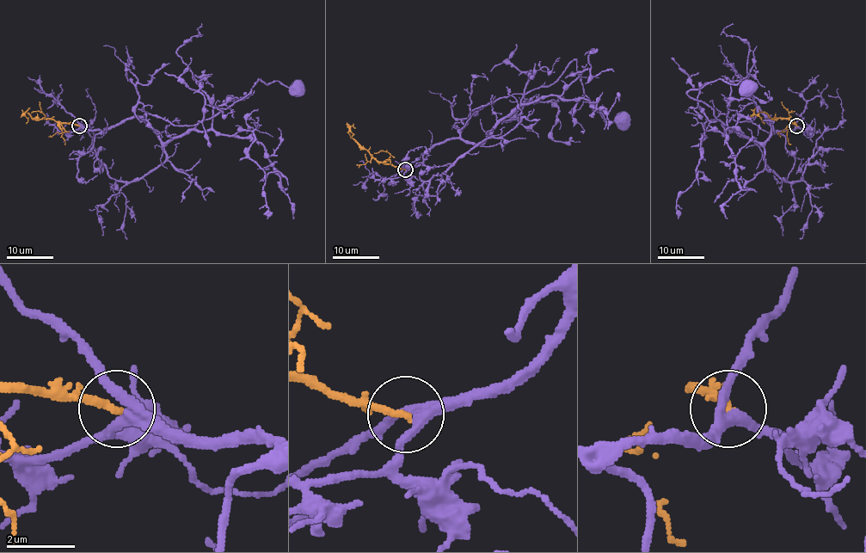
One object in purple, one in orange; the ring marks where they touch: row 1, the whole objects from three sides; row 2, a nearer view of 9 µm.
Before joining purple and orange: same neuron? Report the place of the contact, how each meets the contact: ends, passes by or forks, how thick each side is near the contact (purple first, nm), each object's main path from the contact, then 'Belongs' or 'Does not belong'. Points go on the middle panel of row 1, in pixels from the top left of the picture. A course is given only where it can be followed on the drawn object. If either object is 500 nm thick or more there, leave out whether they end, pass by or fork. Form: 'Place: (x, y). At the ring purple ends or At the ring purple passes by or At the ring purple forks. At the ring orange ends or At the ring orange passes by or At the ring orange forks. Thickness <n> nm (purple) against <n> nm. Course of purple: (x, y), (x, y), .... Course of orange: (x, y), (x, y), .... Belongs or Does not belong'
Place: (405, 169). At the ring purple forks. At the ring orange ends. Thickness 260 nm (purple) against 220 nm. Course of purple: (404, 168), (458, 138), (475, 109), (552, 84), (574, 59), (592, 107), (605, 120), (624, 119). Course of orange: (404, 168), (377, 162), (349, 133), (350, 132), (352, 137). Belongs

